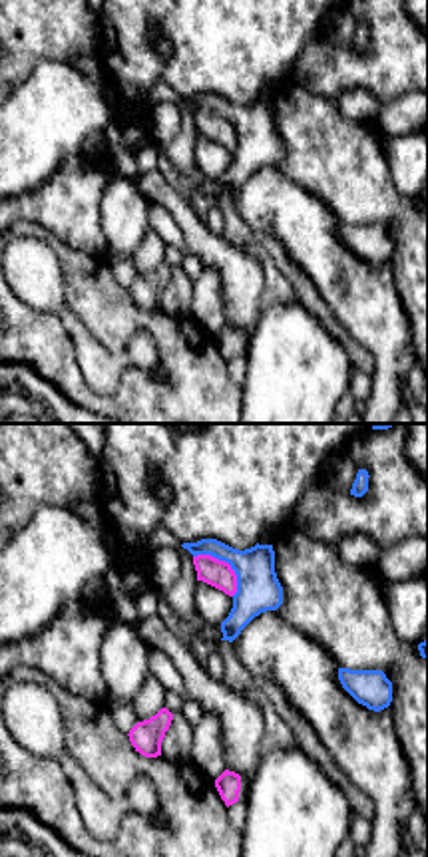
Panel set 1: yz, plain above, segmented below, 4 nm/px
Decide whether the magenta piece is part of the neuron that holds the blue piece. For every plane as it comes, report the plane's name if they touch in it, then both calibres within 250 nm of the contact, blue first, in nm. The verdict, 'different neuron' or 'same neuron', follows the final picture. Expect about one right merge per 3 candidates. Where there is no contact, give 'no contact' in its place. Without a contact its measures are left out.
meets blue in yz; 180 nm thick on the blue side, 110 nm on the other

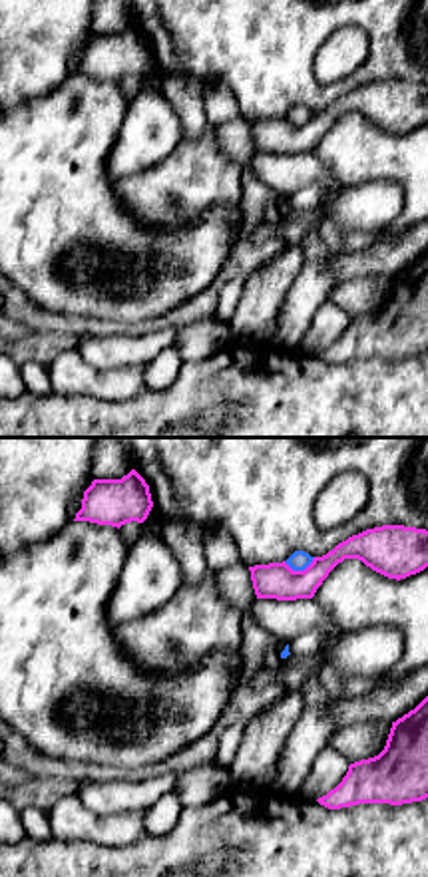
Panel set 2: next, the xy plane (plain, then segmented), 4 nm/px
meets blue in xy; 80 nm thick on the blue side, 150 nm on the other

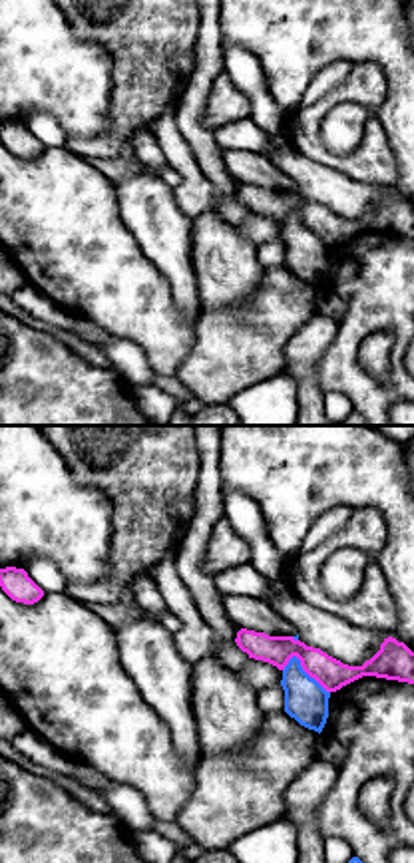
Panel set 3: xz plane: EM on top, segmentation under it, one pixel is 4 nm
meets blue in xz; 170 nm thick on the blue side, 120 nm on the other

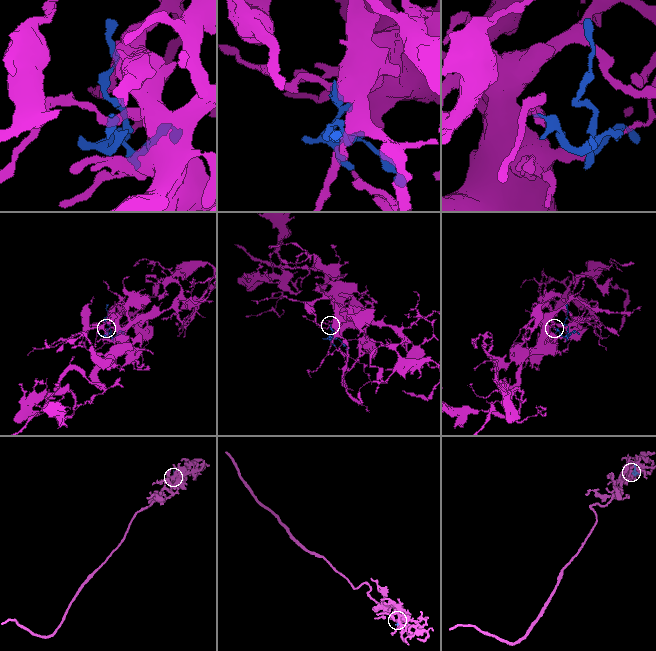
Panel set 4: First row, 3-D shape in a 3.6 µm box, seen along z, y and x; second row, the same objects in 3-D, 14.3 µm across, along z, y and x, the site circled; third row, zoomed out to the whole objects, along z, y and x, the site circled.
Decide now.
different neuron

